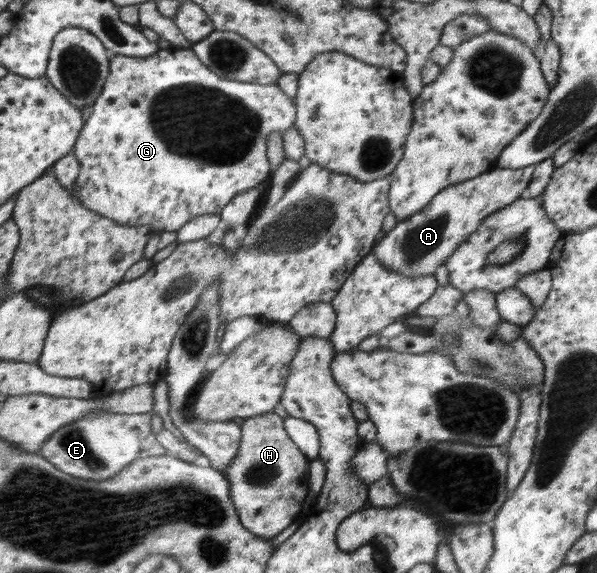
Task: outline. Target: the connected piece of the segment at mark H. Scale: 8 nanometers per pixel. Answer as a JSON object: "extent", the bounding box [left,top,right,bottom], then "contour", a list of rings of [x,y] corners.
{"extent":[225,410,309,539],"contour":[[[272,410],[241,422],[236,458],[225,469],[239,522],[257,537],[271,539],[291,524],[303,509],[309,490],[309,461],[290,439],[283,418]]]}

